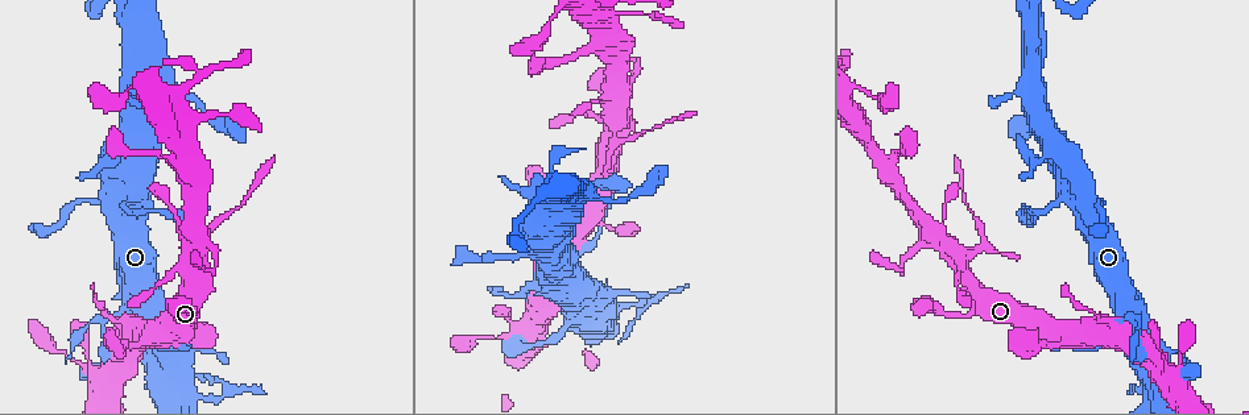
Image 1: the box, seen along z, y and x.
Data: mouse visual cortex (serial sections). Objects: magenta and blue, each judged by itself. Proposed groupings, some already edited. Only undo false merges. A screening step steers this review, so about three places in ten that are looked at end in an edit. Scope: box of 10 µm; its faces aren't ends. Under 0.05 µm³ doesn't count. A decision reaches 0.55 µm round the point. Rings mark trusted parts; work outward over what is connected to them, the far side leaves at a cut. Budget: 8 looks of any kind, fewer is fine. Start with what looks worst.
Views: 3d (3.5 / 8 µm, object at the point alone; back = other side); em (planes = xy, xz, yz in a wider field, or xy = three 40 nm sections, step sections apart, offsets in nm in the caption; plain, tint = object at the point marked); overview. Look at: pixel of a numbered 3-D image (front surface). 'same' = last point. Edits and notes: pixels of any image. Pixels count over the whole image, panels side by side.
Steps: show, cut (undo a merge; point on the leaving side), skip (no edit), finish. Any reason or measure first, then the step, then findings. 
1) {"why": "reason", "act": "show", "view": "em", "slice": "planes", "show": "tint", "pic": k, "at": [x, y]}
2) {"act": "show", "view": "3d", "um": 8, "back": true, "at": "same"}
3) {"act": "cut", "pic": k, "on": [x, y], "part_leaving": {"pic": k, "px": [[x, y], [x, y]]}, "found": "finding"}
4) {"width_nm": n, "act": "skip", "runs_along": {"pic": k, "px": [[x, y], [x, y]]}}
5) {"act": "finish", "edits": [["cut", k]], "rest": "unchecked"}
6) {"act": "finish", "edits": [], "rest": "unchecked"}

{"why": "four arms meet", "act": "show", "view": "3d", "um": 8, "pic": 1, "at": [1065, 342]}

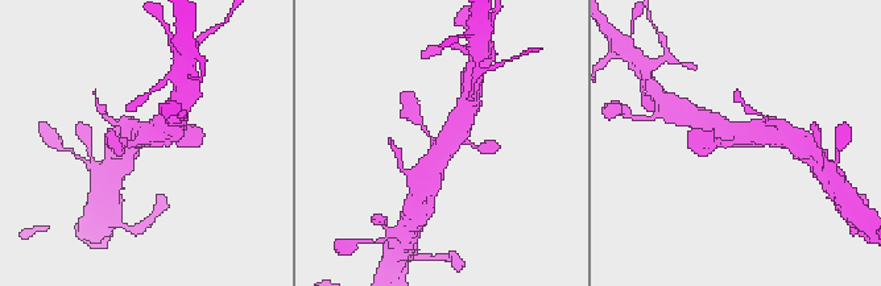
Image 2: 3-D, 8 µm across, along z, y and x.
{"act": "show", "view": "em", "slice": "xy", "step": 5, "show": "tint", "at": "same"}

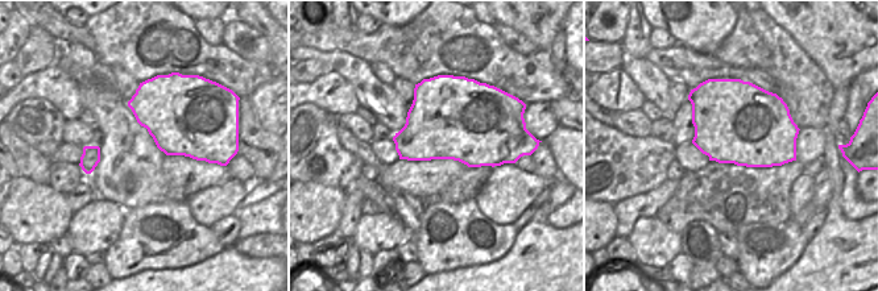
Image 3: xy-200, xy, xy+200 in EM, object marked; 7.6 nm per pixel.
{"width_nm": 600, "act": "skip", "runs_along": {"pic": 2, "px": [[460, 120], [429, 182]]}, "found": "all the same cell"}

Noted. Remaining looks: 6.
{"why": "abrupt turn", "act": "show", "view": "3d", "um": 3.5, "pic": 1, "at": [1042, 157]}

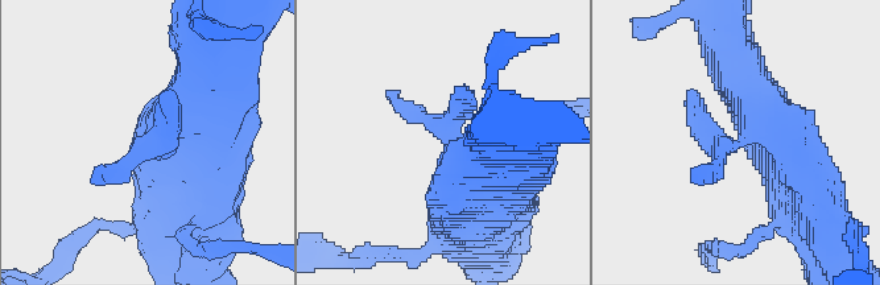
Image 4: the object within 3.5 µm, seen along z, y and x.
{"why": "now the EM", "act": "show", "view": "em", "slice": "xy", "step": 1, "show": "tint", "pic": 4, "at": [155, 143]}

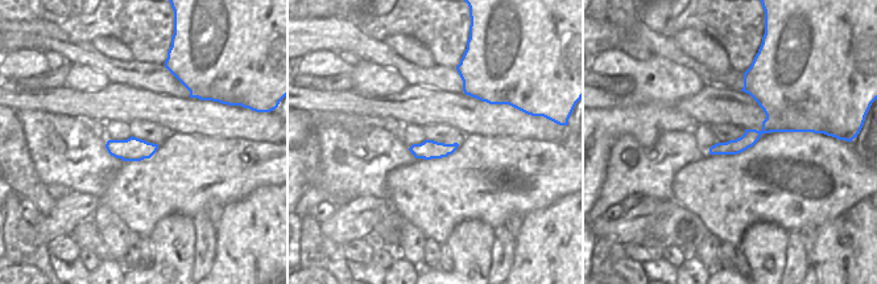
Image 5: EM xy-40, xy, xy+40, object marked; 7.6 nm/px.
{"act": "skip", "found": "all the same cell"}

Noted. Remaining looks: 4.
{"why": "branch point", "act": "show", "view": "3d", "um": 3.5, "pic": 1, "at": [619, 114]}

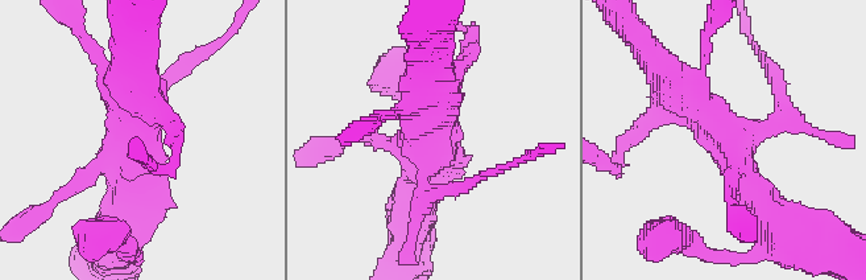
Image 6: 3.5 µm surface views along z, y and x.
{"arms": 4, "arm_widths_nm": [200, 200, 400, 450], "why": "now the EM", "act": "show", "view": "em", "slice": "xy", "step": 2, "show": "tint", "pic": 6, "at": [732, 138]}

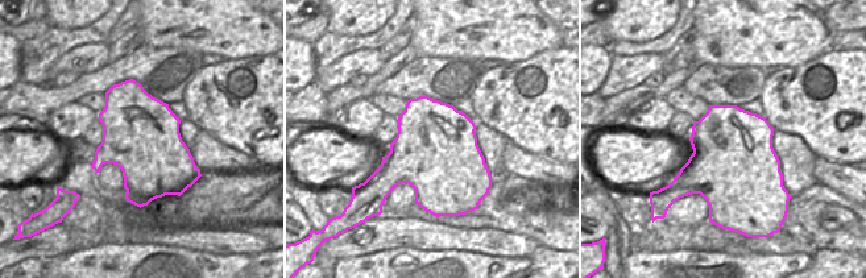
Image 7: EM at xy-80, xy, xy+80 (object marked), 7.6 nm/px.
{"act": "show", "view": "em", "slice": "xy", "step": 5, "show": "tint", "at": "same"}

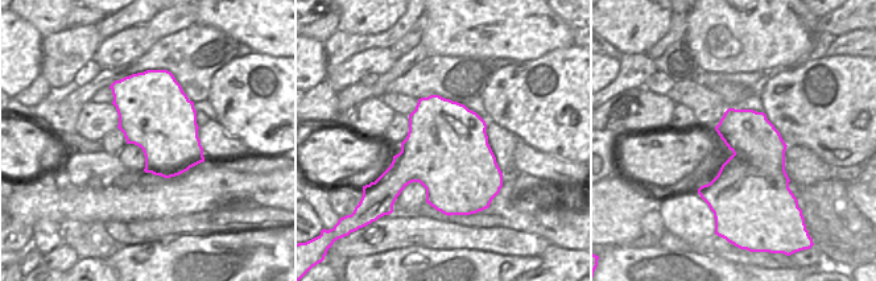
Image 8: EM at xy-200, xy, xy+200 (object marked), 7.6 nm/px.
{"act": "cut", "pic": 6, "on": [774, 81], "part_leaving": {"pic": 6, "px": [[775, 124], [786, 107], [755, 46]]}, "found": "two cells meet here"}

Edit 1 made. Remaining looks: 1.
{"act": "finish", "edits": [["cut", 6]], "rest": "unchecked"}

